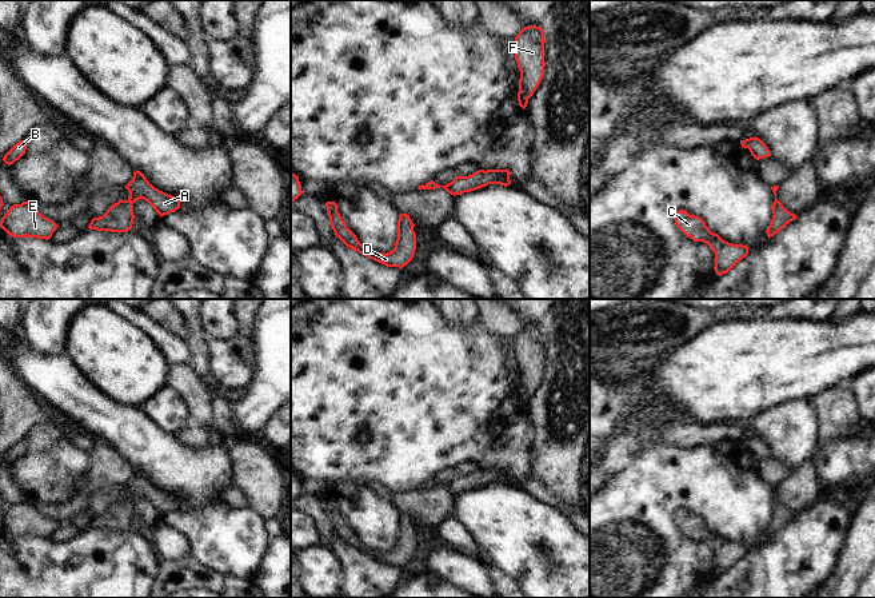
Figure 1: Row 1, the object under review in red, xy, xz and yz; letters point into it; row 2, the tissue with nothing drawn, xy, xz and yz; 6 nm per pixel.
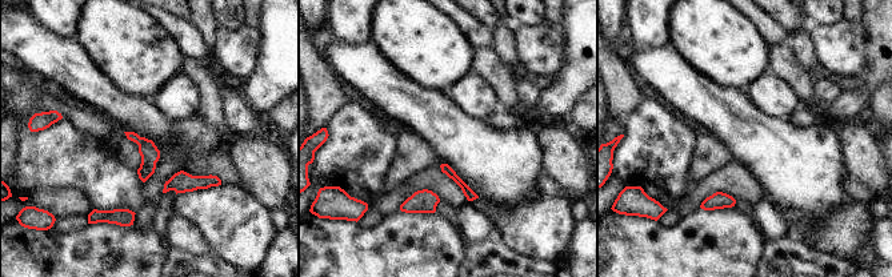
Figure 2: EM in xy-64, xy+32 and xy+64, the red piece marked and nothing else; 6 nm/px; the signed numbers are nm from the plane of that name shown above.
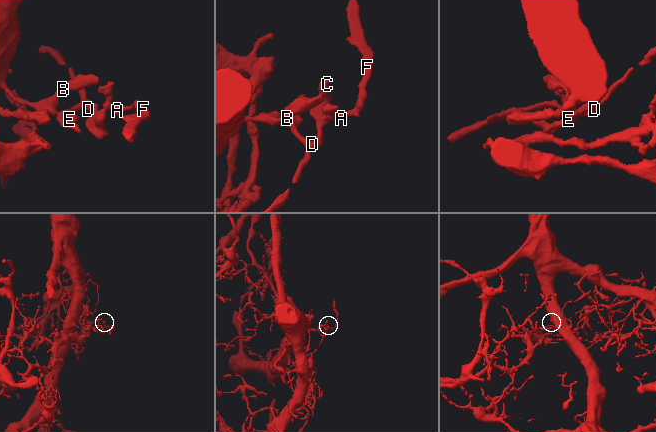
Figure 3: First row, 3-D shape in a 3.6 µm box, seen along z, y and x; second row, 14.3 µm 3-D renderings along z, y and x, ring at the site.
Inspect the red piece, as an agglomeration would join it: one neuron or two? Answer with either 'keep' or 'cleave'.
keep

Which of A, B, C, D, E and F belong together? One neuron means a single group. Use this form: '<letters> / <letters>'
A B C D E F

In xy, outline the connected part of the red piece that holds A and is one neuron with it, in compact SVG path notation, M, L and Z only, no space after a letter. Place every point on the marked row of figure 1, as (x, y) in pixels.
M140 171L133 172L132 180L125 186L129 192L127 200L112 204L103 216L93 218L89 230L128 232L135 219L133 203L144 199L161 216L180 208L180 200L155 188Z

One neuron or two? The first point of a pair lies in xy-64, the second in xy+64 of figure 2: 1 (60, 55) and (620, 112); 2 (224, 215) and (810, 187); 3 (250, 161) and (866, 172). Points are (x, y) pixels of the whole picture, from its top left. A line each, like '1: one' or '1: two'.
1: two
2: two
3: one

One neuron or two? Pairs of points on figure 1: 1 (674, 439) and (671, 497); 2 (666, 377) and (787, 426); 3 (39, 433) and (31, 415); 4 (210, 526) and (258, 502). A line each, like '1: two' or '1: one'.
1: two
2: two
3: two
4: two

